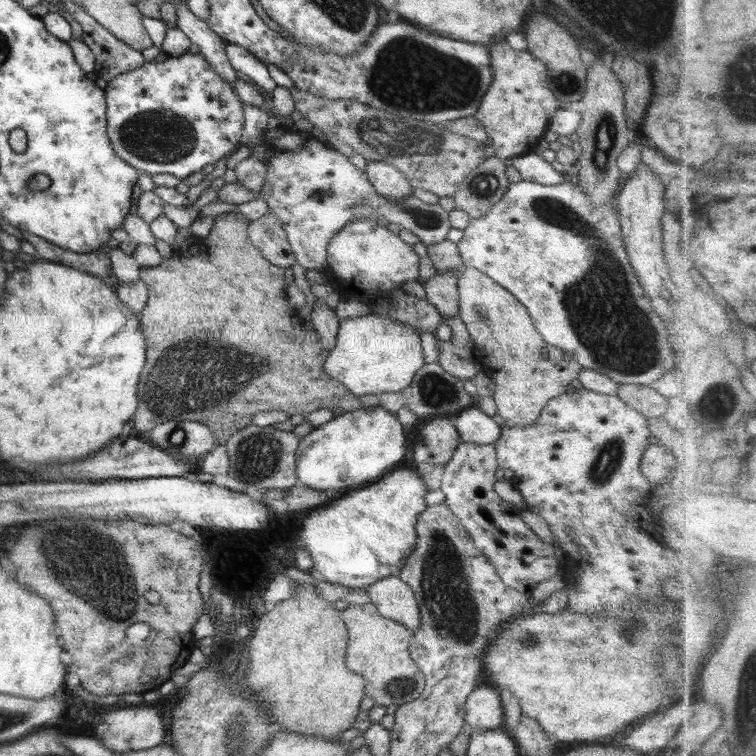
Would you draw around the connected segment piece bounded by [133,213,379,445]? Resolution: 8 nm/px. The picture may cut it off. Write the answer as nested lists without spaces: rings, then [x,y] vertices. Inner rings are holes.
[[[222,213],[219,214],[210,230],[210,234],[202,239],[194,240],[198,244],[199,251],[197,254],[188,254],[183,256],[179,252],[174,251],[173,255],[157,266],[142,267],[139,278],[146,283],[149,290],[149,297],[146,306],[141,310],[139,323],[141,332],[148,342],[148,352],[146,352],[146,366],[144,372],[140,374],[140,384],[138,384],[138,396],[140,402],[136,412],[134,413],[134,428],[146,435],[157,424],[168,420],[189,420],[201,422],[210,428],[215,436],[215,442],[218,445],[224,445],[225,442],[241,428],[252,425],[252,419],[259,412],[270,412],[271,410],[281,410],[286,414],[303,414],[314,412],[315,410],[333,410],[335,416],[349,413],[356,409],[369,409],[370,407],[379,404],[378,395],[367,394],[356,396],[352,394],[339,380],[332,378],[323,367],[328,355],[328,351],[318,341],[318,336],[315,330],[308,331],[304,327],[305,321],[299,316],[298,310],[295,309],[287,299],[286,276],[284,267],[272,264],[266,257],[263,256],[261,250],[256,248],[252,241],[248,238],[247,228],[251,223],[241,213]]]

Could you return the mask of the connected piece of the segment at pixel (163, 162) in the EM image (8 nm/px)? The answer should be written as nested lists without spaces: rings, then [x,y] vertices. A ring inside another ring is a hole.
[[[188,51],[182,57],[168,57],[162,62],[146,61],[141,68],[110,80],[105,94],[108,138],[115,153],[140,172],[173,174],[183,180],[208,164],[215,165],[241,144],[245,120],[243,103],[234,94],[233,86],[226,84],[200,53]]]

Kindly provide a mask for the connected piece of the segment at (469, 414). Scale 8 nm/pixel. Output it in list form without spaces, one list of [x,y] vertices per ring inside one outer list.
[[[472,406],[454,416],[461,440],[481,445],[492,445],[501,435],[501,426],[491,416]]]

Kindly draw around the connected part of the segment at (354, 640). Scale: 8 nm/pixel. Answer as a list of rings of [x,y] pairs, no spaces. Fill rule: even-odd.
[[[371,603],[346,608],[341,612],[341,620],[348,631],[346,666],[365,678],[365,694],[373,698],[375,704],[386,707],[395,704],[399,707],[421,695],[426,678],[409,653],[413,637],[411,630],[399,622],[383,618]]]

